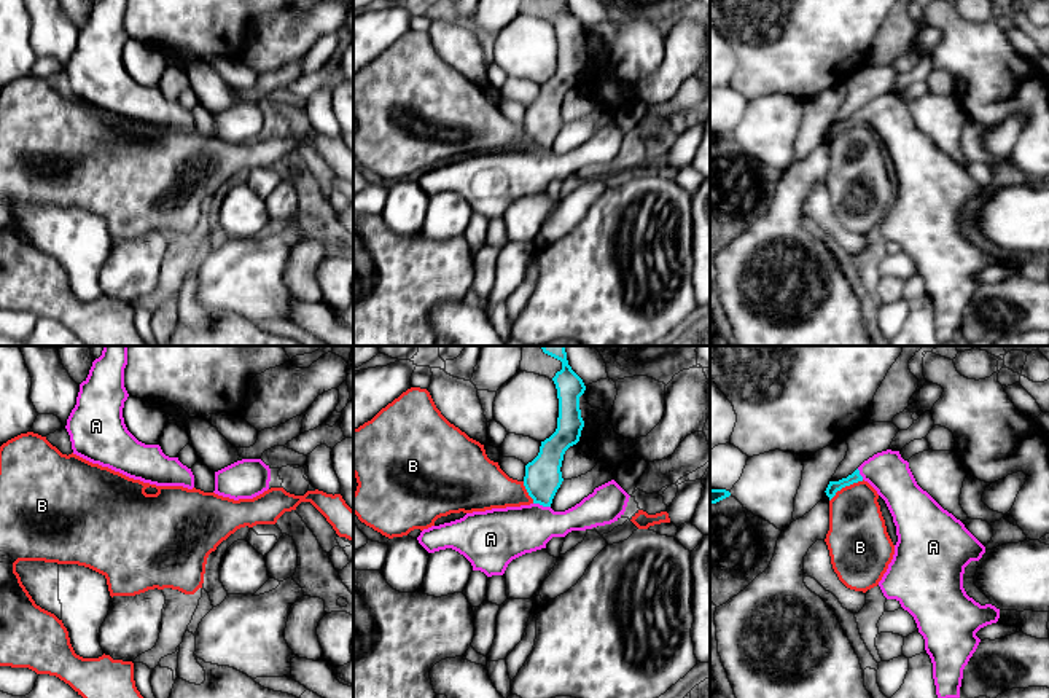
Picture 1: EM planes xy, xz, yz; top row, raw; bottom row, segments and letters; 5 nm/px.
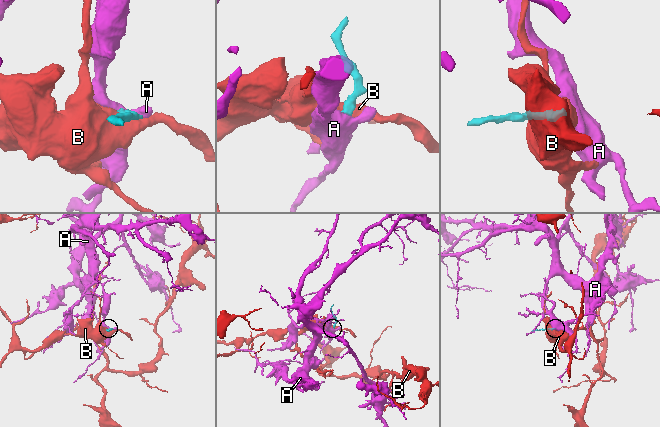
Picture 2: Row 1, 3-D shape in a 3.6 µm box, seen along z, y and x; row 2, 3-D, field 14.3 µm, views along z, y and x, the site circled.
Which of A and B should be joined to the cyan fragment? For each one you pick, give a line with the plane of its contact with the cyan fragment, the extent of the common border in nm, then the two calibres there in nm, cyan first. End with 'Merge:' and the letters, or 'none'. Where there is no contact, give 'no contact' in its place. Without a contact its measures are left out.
A: xz | 90 nm | 190/280 nm
Merge: A

